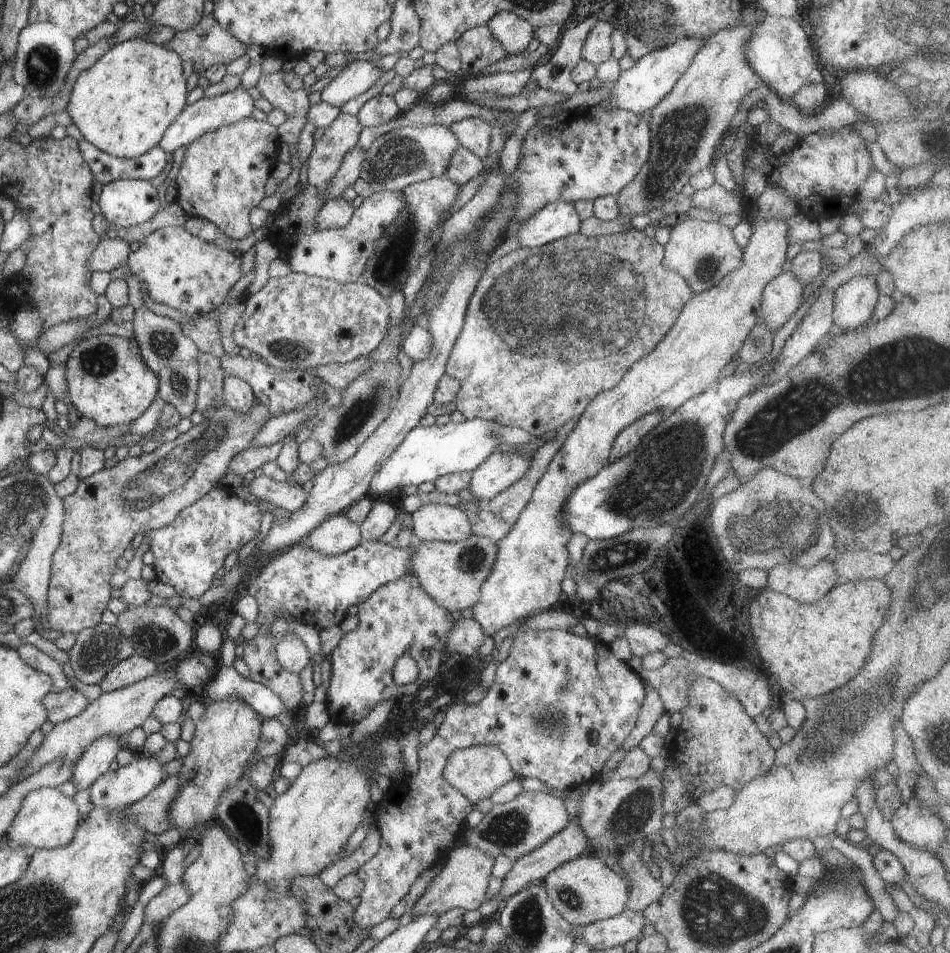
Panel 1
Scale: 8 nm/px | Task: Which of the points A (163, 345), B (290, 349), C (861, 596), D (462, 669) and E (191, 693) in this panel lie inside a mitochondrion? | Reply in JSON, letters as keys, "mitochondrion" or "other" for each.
{"A":"mitochondrion","B":"mitochondrion","C":"other","D":"other","E":"other"}

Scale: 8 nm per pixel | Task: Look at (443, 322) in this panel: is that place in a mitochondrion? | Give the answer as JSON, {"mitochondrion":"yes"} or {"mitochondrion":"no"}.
{"mitochondrion":"no"}

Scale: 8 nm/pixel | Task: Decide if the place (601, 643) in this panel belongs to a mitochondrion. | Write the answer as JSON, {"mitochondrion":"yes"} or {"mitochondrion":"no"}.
{"mitochondrion":"no"}

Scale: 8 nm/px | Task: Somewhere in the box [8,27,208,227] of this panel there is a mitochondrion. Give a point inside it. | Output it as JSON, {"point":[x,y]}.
{"point":[42,68]}

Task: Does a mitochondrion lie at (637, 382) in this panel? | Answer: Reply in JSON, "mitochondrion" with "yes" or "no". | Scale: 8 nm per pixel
{"mitochondrion":"no"}

